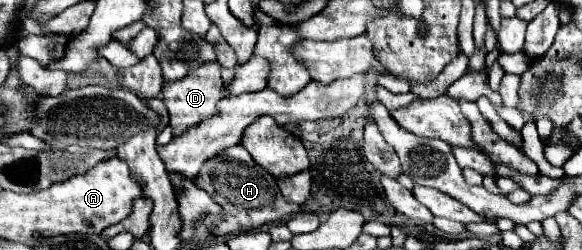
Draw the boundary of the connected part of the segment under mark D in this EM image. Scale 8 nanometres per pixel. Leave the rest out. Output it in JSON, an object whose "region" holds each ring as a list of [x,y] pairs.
{"region":[[[205,63],[201,71],[193,71],[193,75],[187,75],[185,79],[171,83],[169,87],[163,87],[163,101],[169,111],[169,125],[173,127],[173,135],[181,137],[187,129],[199,125],[201,121],[219,115],[217,103],[223,99],[223,79],[221,79],[221,65],[219,63]]]}

